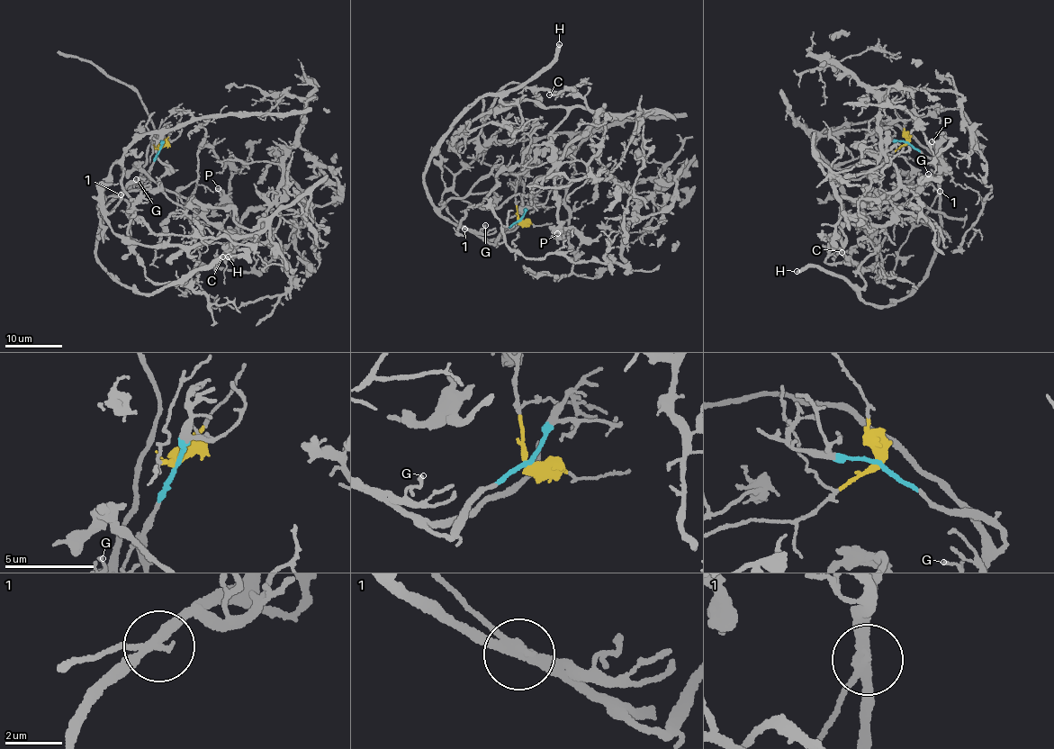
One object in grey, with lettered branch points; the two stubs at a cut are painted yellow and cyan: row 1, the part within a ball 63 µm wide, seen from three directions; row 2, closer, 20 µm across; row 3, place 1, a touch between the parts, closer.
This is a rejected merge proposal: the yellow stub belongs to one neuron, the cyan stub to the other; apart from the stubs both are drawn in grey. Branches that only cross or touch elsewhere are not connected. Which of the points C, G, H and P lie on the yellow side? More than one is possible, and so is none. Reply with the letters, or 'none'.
C, P

